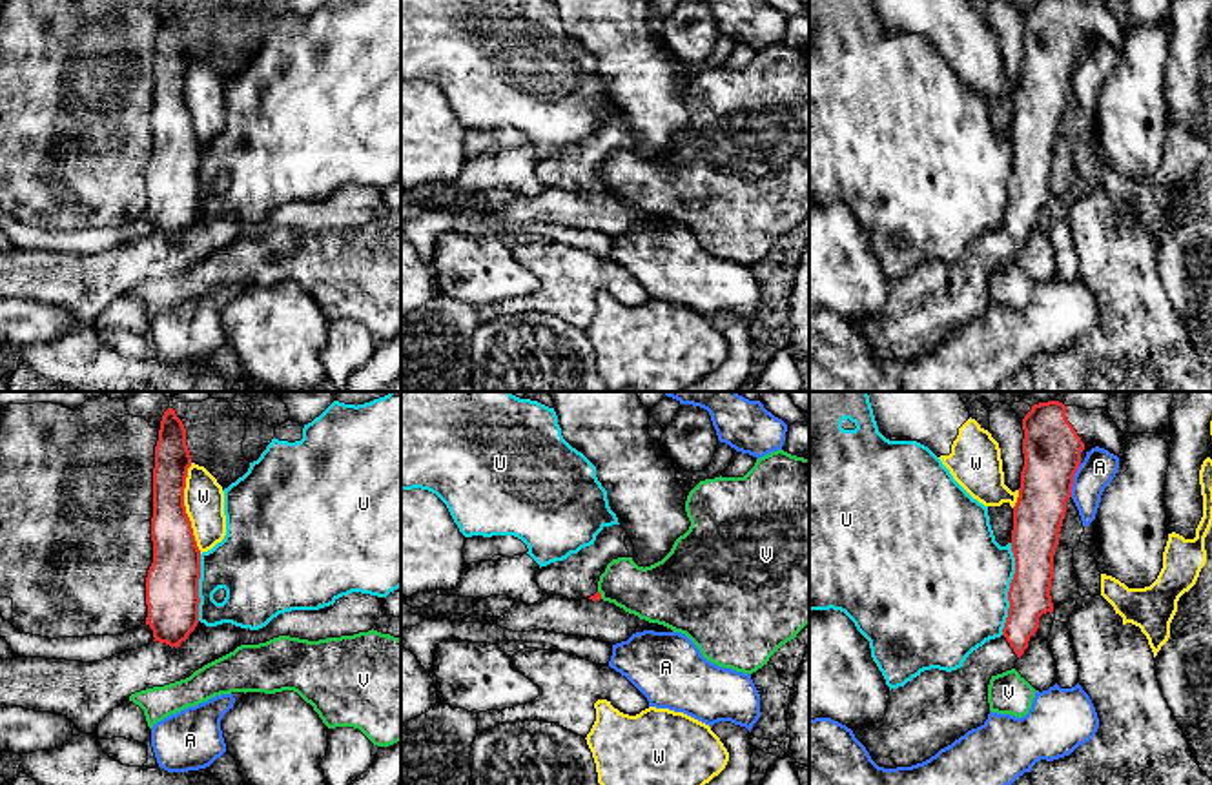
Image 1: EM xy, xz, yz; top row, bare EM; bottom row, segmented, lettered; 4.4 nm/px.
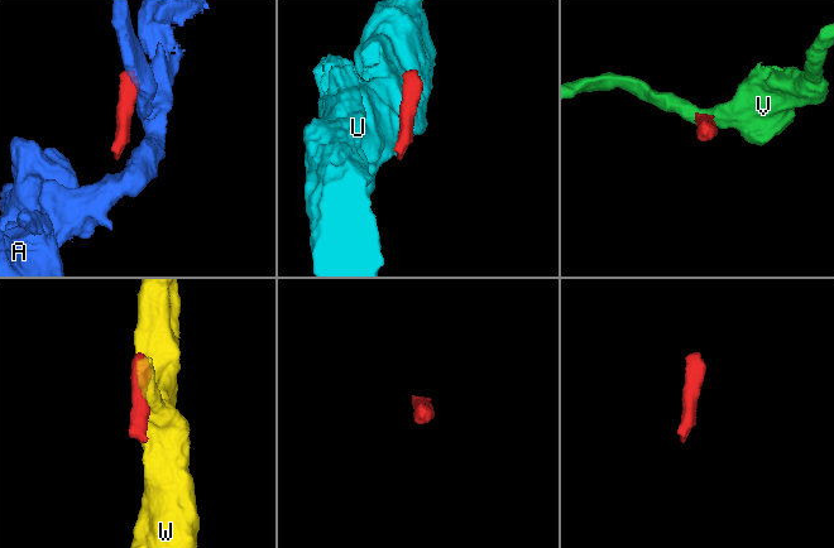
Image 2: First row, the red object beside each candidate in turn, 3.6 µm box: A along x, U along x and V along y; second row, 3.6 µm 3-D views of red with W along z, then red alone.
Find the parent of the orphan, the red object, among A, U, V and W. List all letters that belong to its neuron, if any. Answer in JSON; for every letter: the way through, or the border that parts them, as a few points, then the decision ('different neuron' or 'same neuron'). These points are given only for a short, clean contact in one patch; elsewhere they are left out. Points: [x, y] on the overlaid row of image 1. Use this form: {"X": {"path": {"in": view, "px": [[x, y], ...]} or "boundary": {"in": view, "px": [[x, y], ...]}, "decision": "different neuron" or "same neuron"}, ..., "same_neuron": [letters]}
{"A": {"boundary": {"in": "yz", "px": [[1081, 463], [1074, 476], [1070, 496]]}, "decision": "different neuron"}, "U": {"decision": "different neuron"}, "V": {"boundary": {"in": "xz", "px": [[598, 591], [602, 598]]}, "decision": "different neuron"}, "W": {"boundary": {"in": "xy", "px": [[190, 463], [184, 512], [201, 552]]}, "decision": "different neuron"}, "same_neuron": []}

